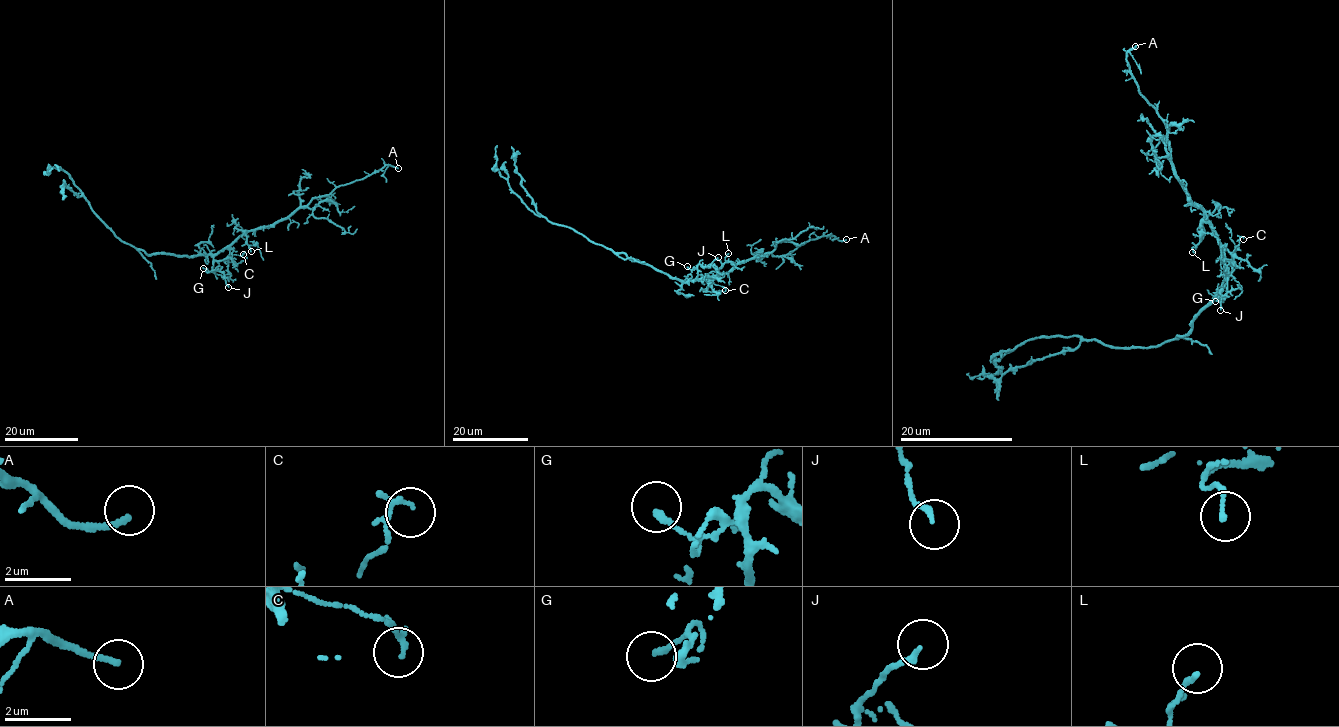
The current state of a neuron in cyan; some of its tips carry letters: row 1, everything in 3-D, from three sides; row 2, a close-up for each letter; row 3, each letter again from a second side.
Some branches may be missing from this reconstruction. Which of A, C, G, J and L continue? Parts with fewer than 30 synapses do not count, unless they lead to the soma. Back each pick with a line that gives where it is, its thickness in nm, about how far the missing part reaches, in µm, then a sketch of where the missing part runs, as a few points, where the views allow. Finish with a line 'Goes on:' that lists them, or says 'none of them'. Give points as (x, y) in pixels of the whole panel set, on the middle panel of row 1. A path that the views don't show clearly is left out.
A: Place: (846, 239). Thickness 180 nm. Missing length about 35 µm
Goes on: A

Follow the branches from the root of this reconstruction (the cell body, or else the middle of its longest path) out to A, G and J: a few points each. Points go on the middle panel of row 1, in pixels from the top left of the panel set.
A: (670, 277), (687, 282), (707, 279), (770, 252), (785, 255), (810, 240), (830, 234), (839, 240), (846, 239)
G: (670, 277), (684, 282), (692, 281), (698, 272), (696, 268), (690, 269), (687, 266)
J: (670, 277), (688, 282), (697, 275), (698, 265), (706, 266), (718, 257)

